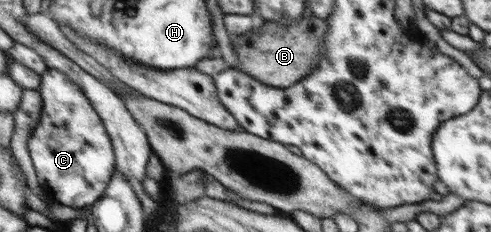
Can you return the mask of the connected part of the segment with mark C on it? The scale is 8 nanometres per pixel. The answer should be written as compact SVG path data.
M48 68L40 89L42 113L28 140L38 182L52 202L76 209L92 205L107 188L116 170L114 148L97 111L86 94L66 74Z

